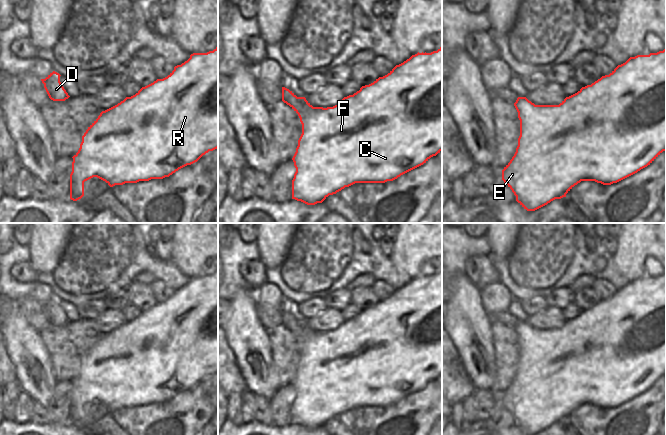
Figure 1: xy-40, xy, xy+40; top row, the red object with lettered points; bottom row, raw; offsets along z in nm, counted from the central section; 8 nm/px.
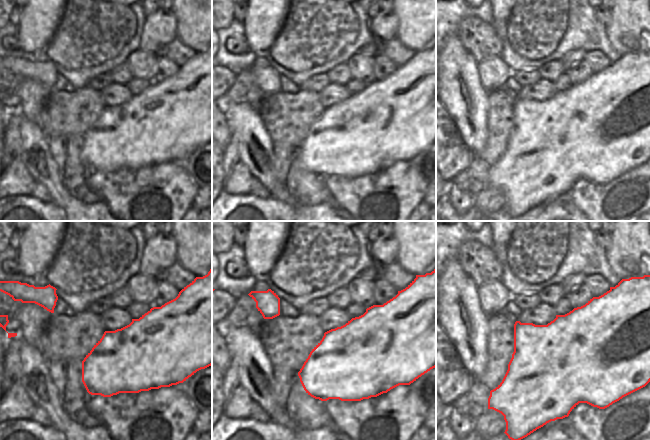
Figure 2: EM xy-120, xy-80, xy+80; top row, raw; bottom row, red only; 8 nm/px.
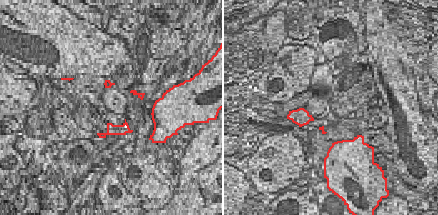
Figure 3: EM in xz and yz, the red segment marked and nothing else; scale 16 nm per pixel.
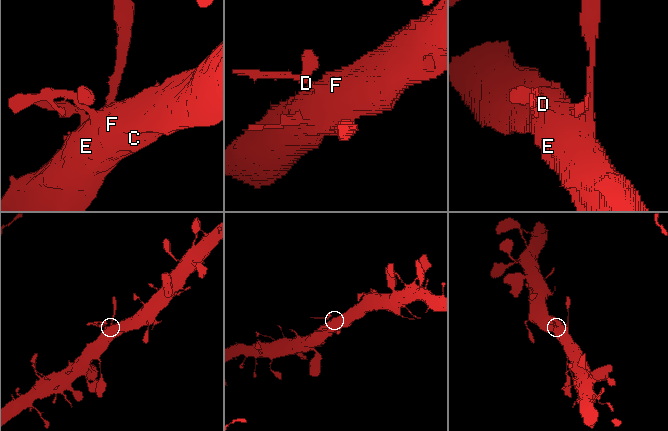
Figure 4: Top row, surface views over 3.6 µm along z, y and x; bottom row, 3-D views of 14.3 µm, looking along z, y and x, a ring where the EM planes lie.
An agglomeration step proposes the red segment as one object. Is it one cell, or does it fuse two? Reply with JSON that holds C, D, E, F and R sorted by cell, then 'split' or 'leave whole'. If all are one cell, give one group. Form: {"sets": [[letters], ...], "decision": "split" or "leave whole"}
{"sets": [["C", "D", "E", "F", "R"]], "decision": "leave whole"}

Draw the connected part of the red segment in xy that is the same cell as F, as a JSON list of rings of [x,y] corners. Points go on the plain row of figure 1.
[[[442,271],[431,277],[417,277],[403,287],[396,289],[387,299],[379,301],[373,307],[362,310],[353,319],[344,321],[333,331],[313,331],[305,321],[297,321],[289,313],[282,311],[282,325],[289,329],[299,340],[302,358],[298,364],[296,376],[292,382],[296,396],[292,404],[292,423],[307,429],[322,427],[329,419],[336,418],[355,407],[385,407],[423,389],[431,381],[442,375]]]

